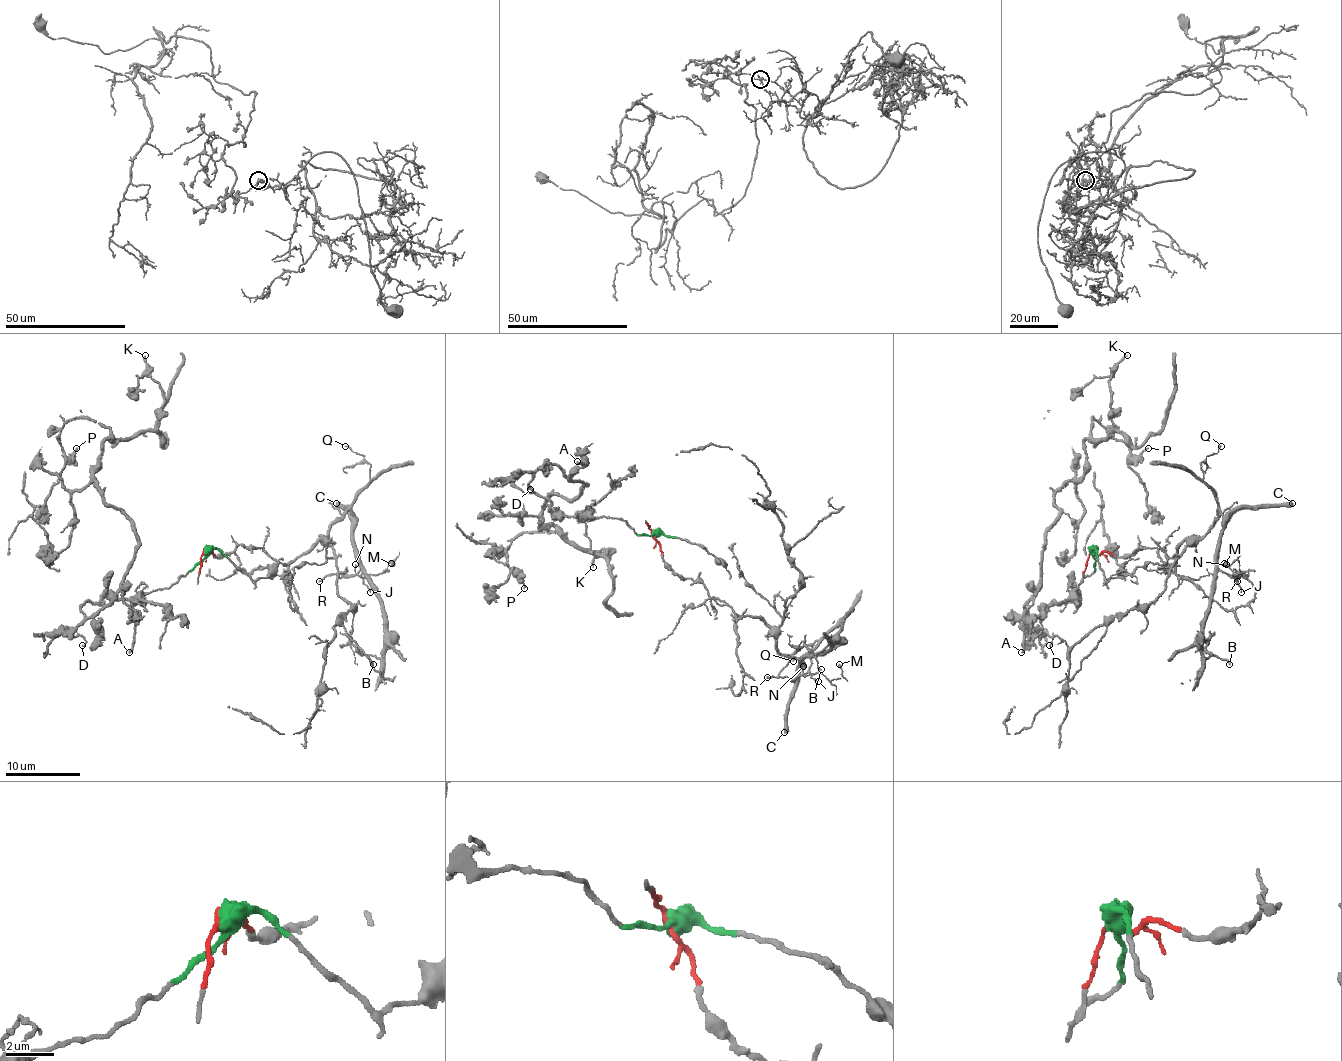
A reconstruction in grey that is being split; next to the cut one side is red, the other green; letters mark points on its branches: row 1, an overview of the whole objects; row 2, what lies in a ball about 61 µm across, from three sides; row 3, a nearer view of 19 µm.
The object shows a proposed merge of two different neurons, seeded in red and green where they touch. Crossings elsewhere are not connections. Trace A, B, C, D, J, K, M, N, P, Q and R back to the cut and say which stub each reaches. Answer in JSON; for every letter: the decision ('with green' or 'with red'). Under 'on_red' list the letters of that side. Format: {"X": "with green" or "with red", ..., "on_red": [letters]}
{"A": "with green", "B": "with red", "C": "with red", "D": "with green", "J": "with red", "K": "with green", "M": "with red", "N": "with red", "P": "with green", "Q": "with red", "R": "with red", "on_red": ["B", "C", "J", "M", "N", "Q", "R"]}

